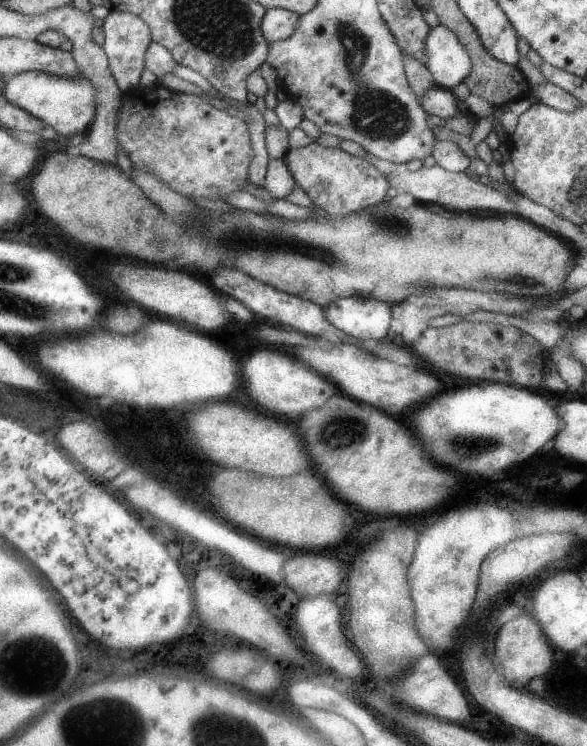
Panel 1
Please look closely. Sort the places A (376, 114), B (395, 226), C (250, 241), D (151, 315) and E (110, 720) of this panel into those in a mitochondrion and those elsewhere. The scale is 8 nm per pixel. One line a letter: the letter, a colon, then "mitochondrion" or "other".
A: mitochondrion
B: mitochondrion
C: mitochondrion
D: other
E: mitochondrion

